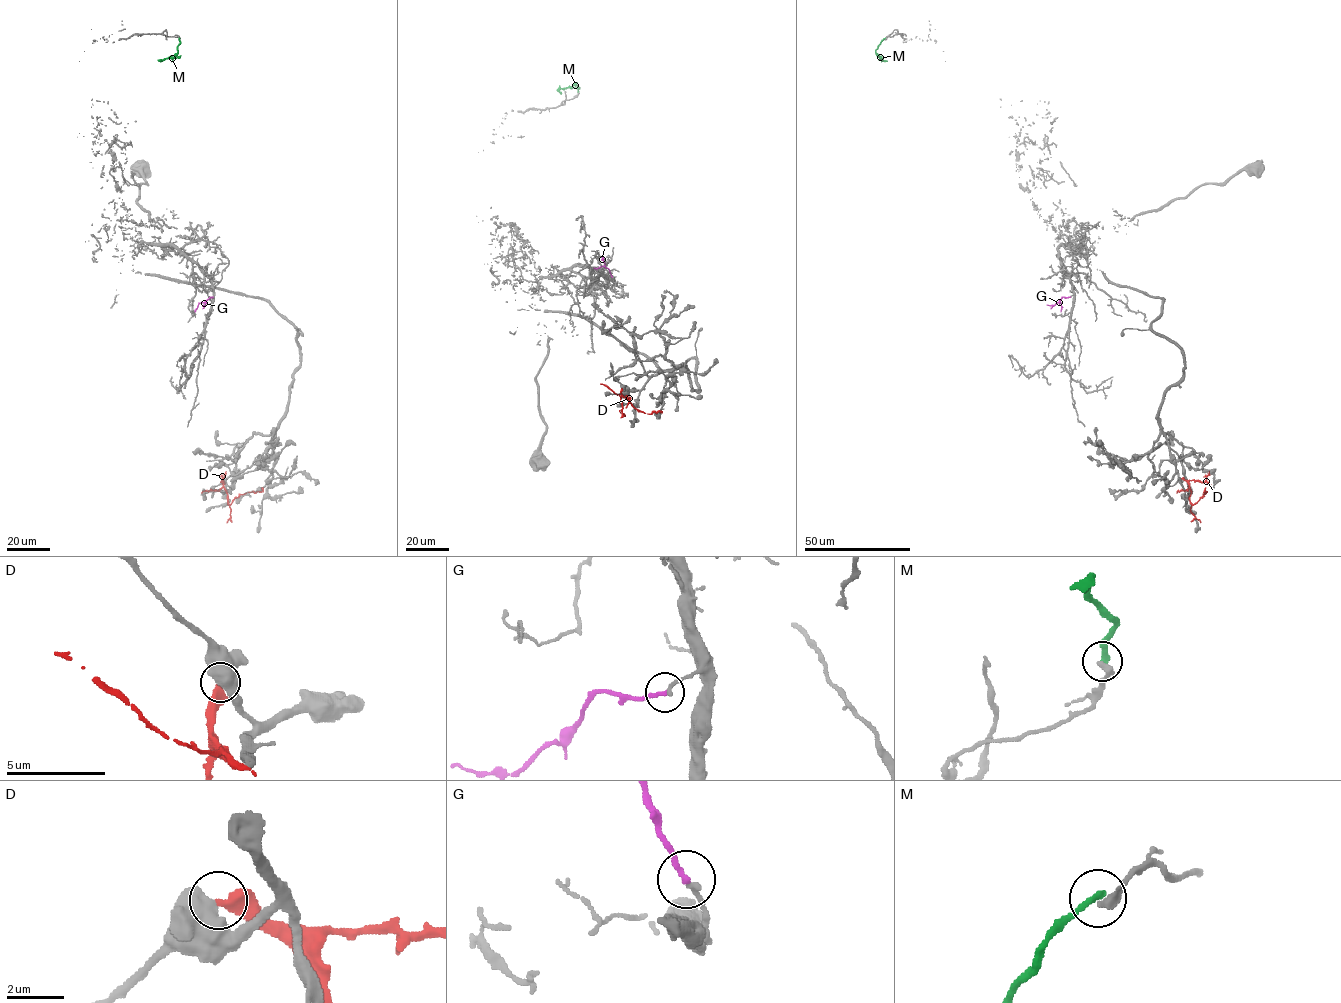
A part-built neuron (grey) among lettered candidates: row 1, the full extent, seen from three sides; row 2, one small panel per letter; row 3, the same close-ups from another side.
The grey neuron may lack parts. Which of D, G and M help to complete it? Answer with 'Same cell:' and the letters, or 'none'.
Same cell: G

